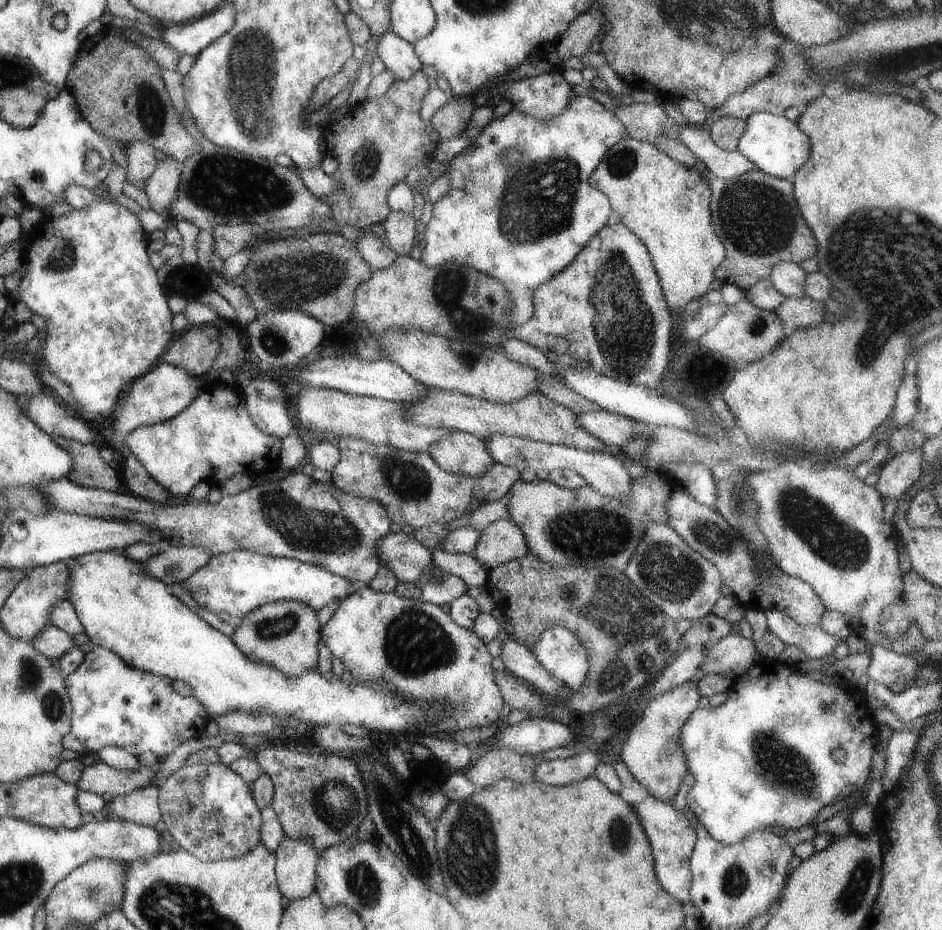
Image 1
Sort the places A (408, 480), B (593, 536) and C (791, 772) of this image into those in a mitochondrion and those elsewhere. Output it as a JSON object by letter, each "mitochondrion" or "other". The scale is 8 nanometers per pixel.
{"A":"mitochondrion","B":"mitochondrion","C":"mitochondrion"}

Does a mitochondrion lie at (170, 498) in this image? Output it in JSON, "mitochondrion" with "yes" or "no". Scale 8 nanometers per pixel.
{"mitochondrion":"no"}

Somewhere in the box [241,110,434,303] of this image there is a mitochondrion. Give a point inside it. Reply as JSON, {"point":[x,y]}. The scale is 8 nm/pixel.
{"point":[366,159]}

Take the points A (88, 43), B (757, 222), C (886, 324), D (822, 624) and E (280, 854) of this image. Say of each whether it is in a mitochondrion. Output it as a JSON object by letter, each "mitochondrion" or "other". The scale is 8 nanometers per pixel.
{"A":"other","B":"mitochondrion","C":"mitochondrion","D":"other","E":"other"}

